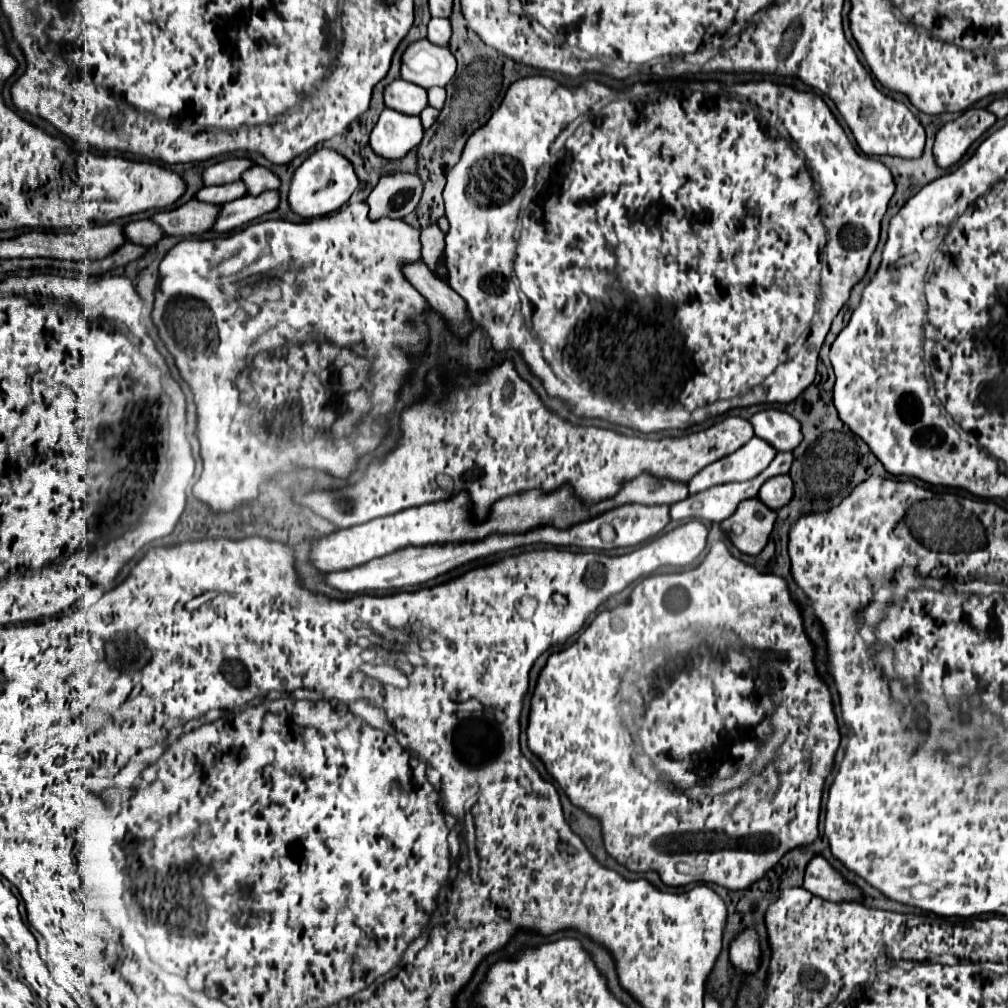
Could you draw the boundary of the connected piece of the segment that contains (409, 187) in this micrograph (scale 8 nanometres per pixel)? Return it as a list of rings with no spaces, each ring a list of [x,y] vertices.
[[[396,172],[382,176],[372,194],[368,196],[372,218],[404,218],[416,210],[422,198],[424,184],[416,172]]]

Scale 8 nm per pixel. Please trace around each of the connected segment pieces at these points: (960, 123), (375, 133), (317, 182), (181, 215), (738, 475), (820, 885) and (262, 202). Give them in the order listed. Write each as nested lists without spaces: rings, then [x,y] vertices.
[[[970,108],[960,114],[956,120],[948,122],[938,134],[934,142],[934,156],[940,168],[950,168],[956,164],[966,150],[978,140],[984,130],[988,130],[996,122],[996,116],[988,110]]]
[[[384,108],[380,120],[372,130],[370,146],[378,156],[394,160],[404,158],[414,146],[420,144],[422,136],[424,128],[418,116],[406,116]]]
[[[322,148],[310,154],[302,166],[294,172],[292,186],[290,186],[290,196],[288,202],[292,210],[302,216],[302,218],[312,218],[312,216],[322,216],[338,210],[358,188],[358,176],[352,168],[350,160],[344,160],[336,150]]]
[[[190,200],[180,208],[158,212],[156,216],[152,216],[152,220],[162,226],[168,236],[198,236],[212,230],[216,212],[220,212],[220,206],[216,204]]]
[[[752,438],[748,444],[738,448],[734,454],[706,466],[700,470],[690,482],[690,494],[702,492],[716,484],[728,484],[728,482],[744,482],[756,478],[776,456],[776,448],[772,448],[762,438]]]
[[[822,856],[810,860],[804,876],[804,888],[830,902],[862,902],[864,898],[862,890],[844,880],[844,876]]]
[[[276,190],[264,192],[260,196],[244,196],[222,206],[222,212],[214,224],[216,232],[230,232],[246,226],[248,222],[260,218],[262,214],[274,212],[280,204],[280,194]]]

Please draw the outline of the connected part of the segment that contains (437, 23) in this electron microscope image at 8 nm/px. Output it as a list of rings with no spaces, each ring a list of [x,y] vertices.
[[[432,18],[428,24],[428,40],[436,46],[450,46],[450,36],[452,36],[452,28],[450,28],[450,20],[446,18]]]

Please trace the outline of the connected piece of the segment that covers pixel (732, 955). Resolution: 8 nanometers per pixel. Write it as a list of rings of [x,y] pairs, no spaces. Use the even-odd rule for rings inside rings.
[[[744,928],[728,948],[730,964],[742,974],[756,974],[760,966],[760,936],[752,928]]]

